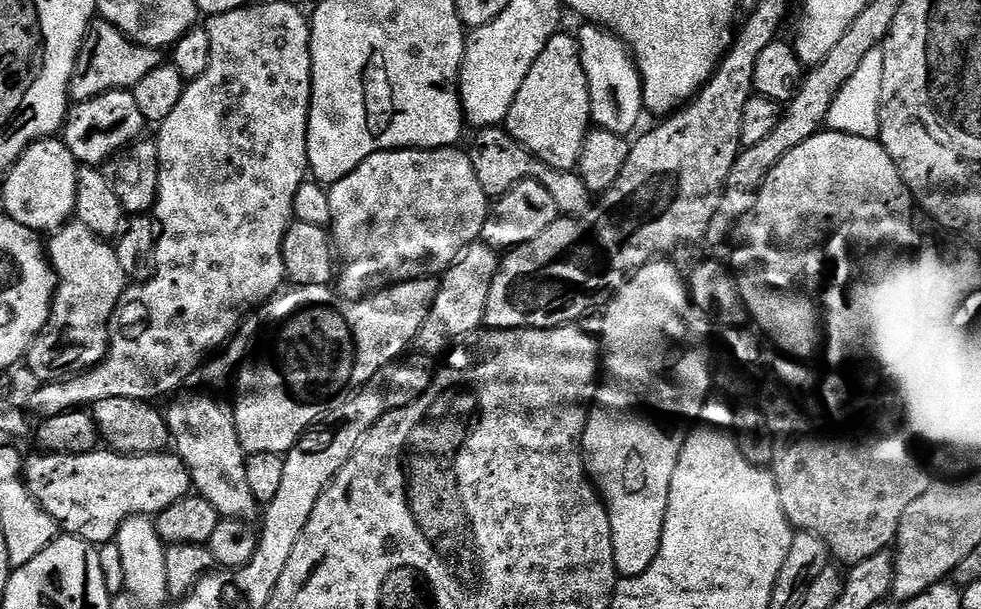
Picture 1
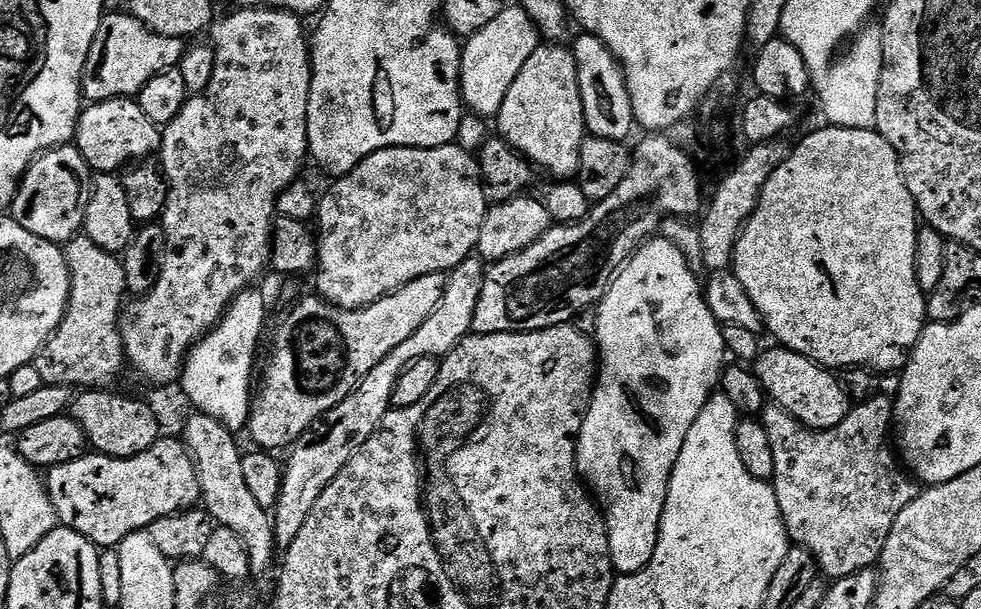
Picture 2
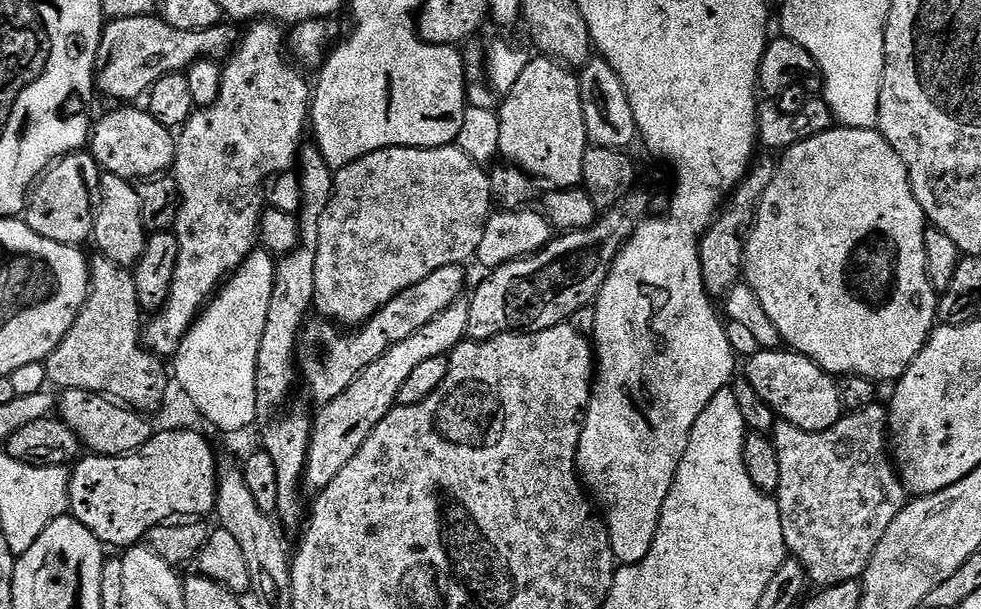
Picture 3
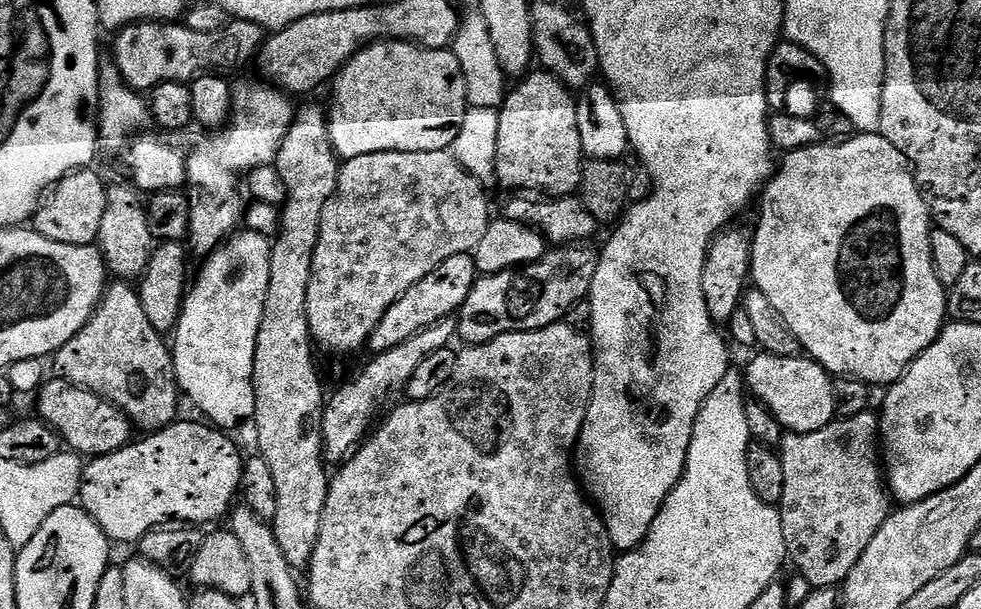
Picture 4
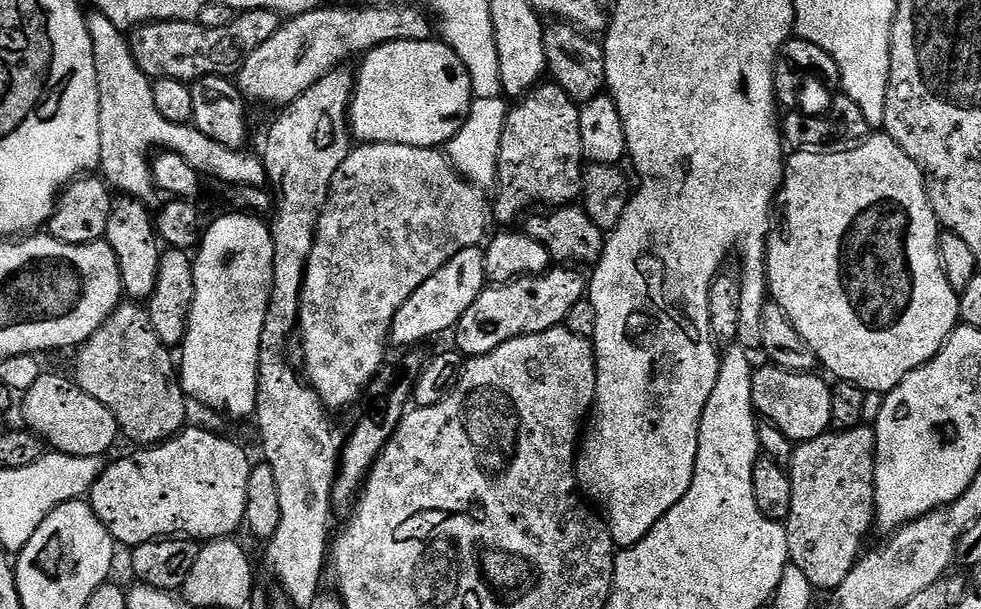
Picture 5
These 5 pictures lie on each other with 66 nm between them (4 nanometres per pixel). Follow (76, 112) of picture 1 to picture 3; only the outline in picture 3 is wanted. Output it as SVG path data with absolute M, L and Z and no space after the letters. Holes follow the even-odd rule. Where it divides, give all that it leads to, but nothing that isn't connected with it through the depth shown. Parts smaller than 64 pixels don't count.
M116 106L90 128L90 151L97 165L109 176L143 182L159 177L176 163L176 136L140 106Z

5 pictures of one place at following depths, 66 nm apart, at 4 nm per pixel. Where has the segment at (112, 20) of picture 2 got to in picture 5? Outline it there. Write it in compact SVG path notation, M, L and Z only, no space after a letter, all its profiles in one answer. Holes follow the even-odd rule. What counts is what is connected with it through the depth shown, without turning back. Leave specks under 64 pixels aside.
M250 10L233 15L230 26L207 28L190 20L162 20L155 24L142 24L131 33L130 43L134 62L153 81L174 78L195 82L207 76L235 77L240 68L280 29L281 13L270 10Z

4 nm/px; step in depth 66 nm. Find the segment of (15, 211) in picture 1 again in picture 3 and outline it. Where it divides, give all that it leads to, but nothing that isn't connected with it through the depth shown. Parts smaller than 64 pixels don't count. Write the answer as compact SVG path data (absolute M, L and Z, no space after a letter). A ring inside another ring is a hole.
M81 150L62 156L30 189L26 207L22 213L24 223L34 230L34 234L42 234L42 238L50 238L50 242L75 244L84 246L92 240L92 231L96 221L98 207L98 181L102 175L91 151Z

